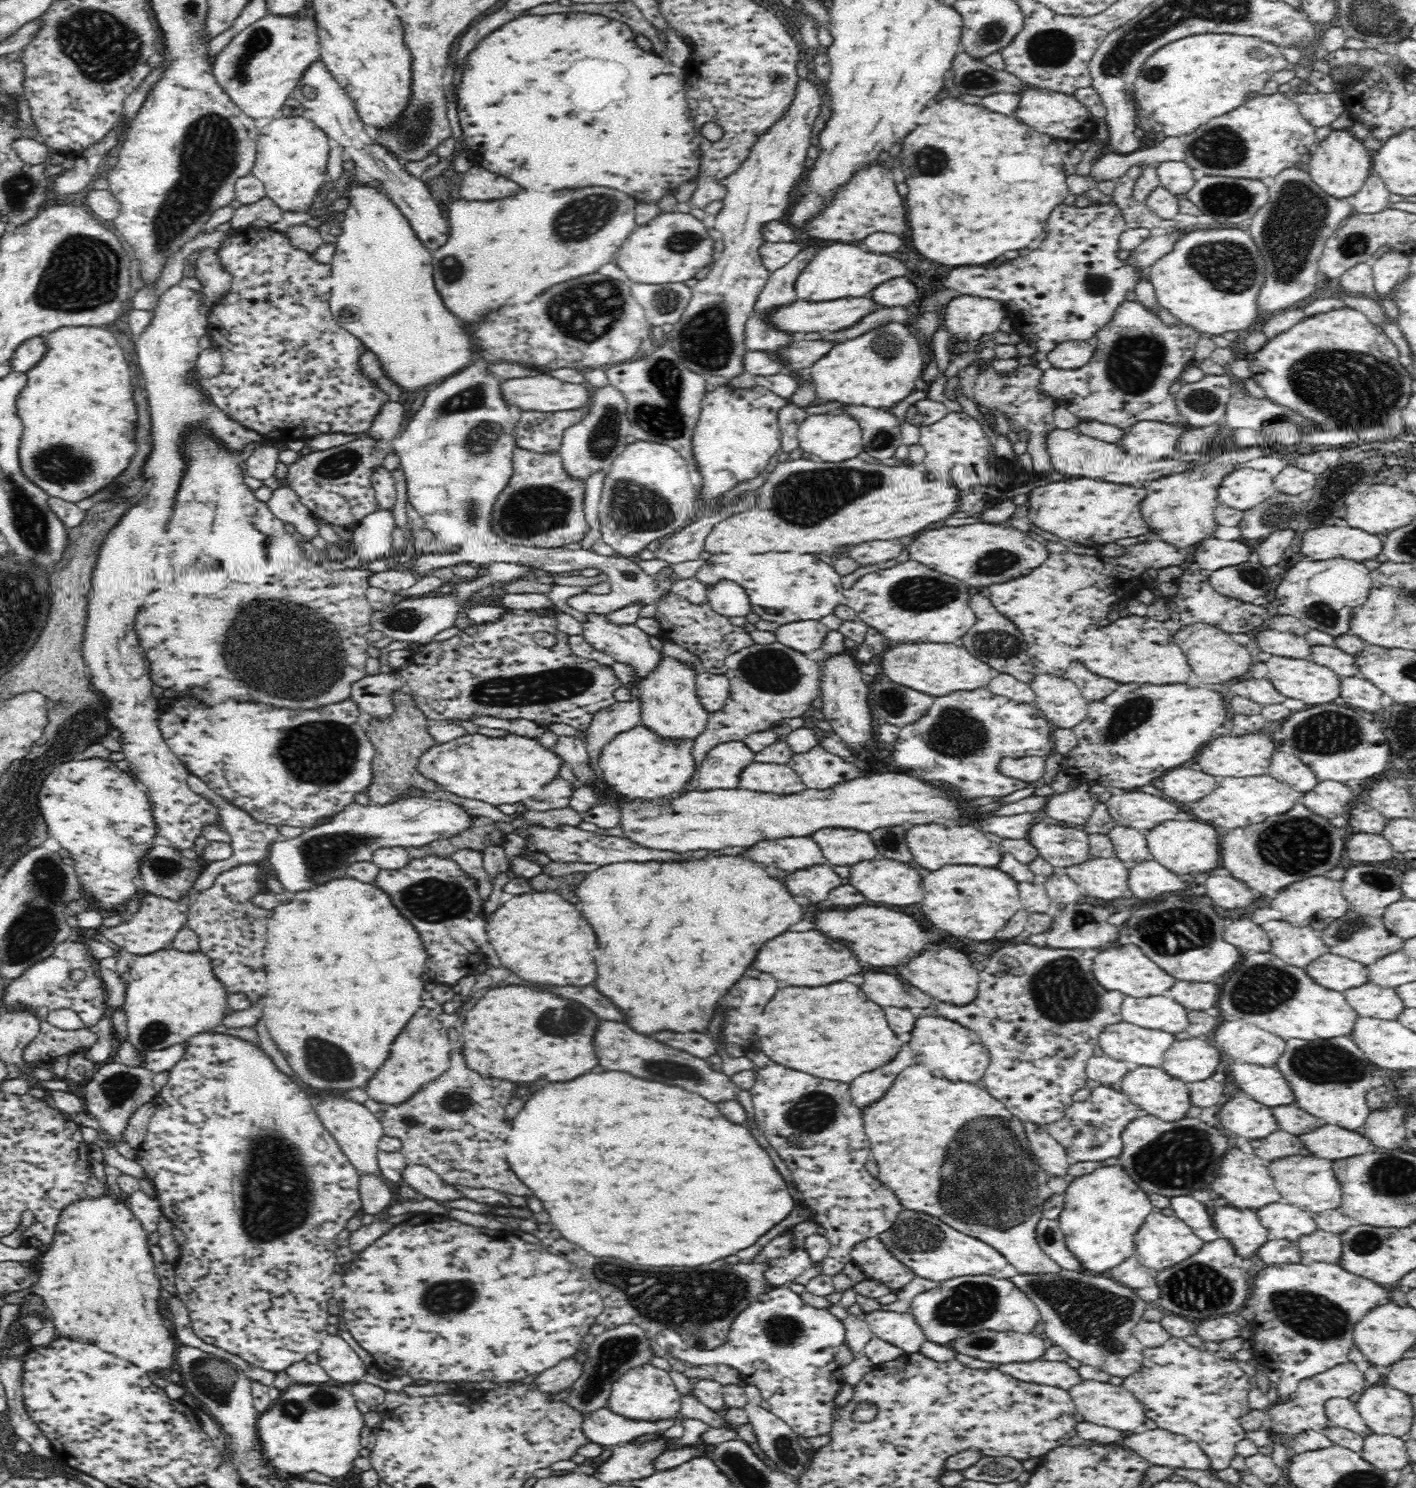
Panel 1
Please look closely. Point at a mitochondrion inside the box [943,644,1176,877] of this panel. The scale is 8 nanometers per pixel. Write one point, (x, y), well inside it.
(1130, 715)

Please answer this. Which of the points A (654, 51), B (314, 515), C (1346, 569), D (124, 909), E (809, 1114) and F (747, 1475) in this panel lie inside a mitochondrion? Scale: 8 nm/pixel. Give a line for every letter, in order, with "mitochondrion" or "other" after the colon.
A: other
B: other
C: other
D: other
E: mitochondrion
F: mitochondrion

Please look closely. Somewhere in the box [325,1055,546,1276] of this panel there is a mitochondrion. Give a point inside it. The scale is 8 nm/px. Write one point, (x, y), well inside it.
(457, 1102)

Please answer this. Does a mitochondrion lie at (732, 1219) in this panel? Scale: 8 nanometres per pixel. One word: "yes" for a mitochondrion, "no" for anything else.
no

